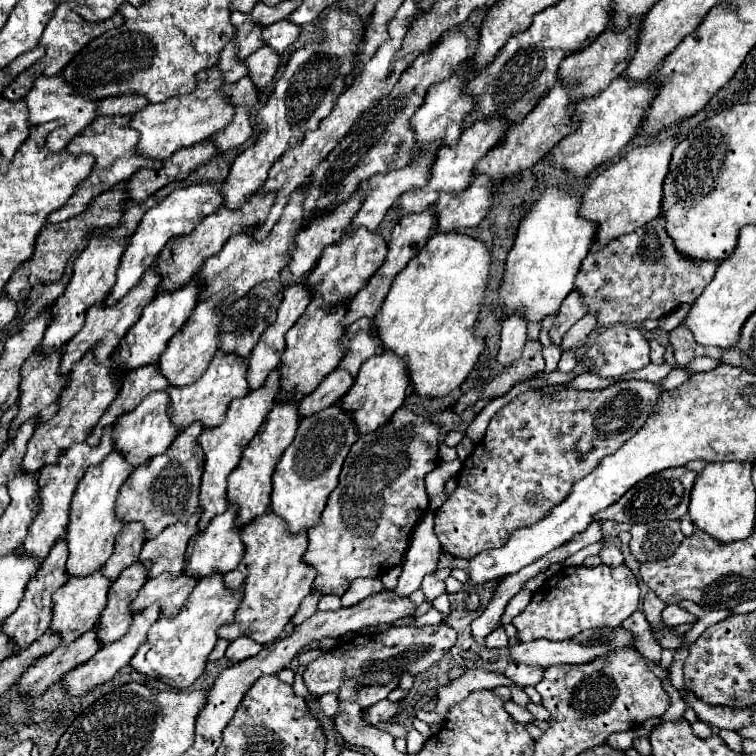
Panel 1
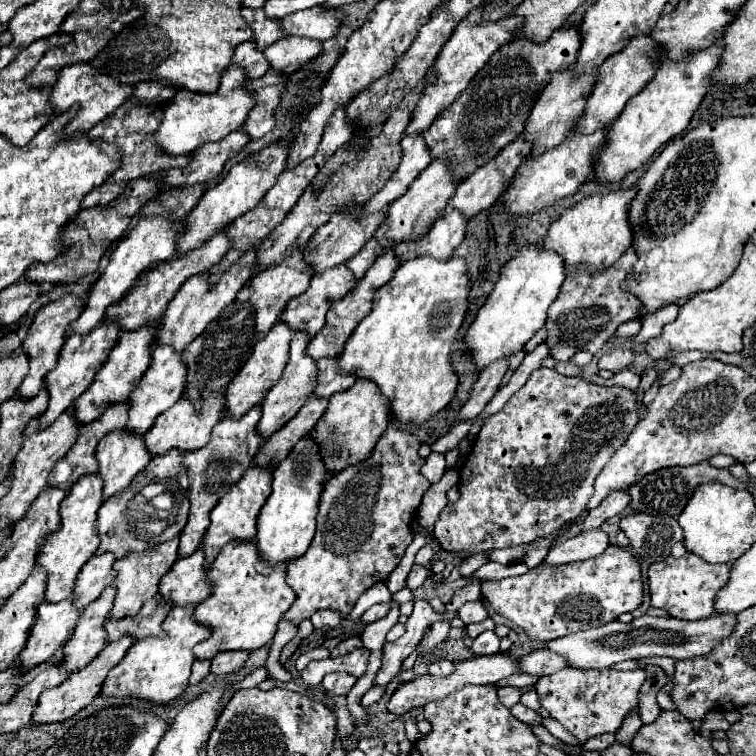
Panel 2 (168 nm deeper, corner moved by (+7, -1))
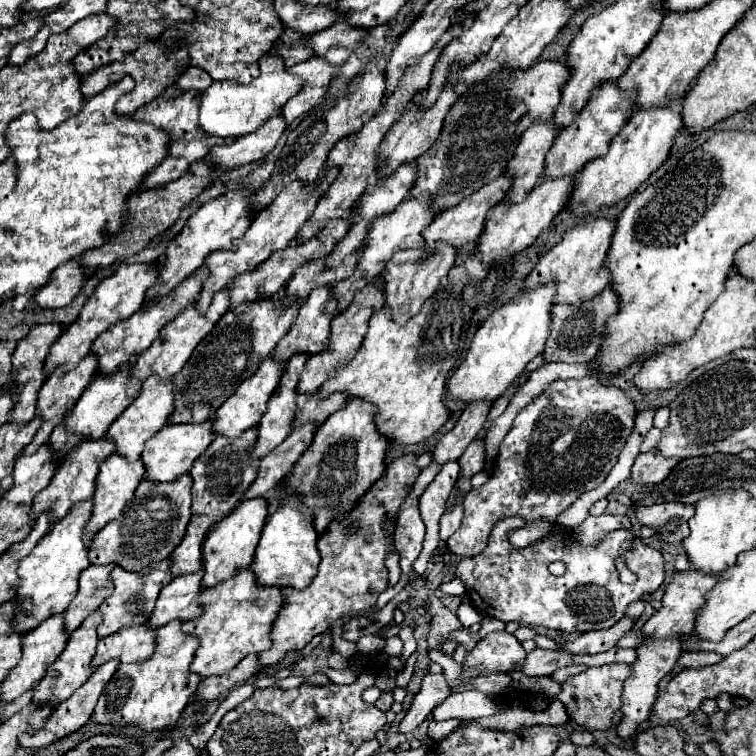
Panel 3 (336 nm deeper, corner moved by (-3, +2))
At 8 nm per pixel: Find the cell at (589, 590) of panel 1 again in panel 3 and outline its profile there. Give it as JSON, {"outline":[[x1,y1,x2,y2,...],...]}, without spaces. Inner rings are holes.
{"outline":[[520,516,507,517,491,532,491,542,483,554,463,558,455,570,471,596,471,604,491,618,503,622,523,622,543,626,561,632,589,632,613,626,625,616,631,602,641,600,645,594,653,594,663,584,663,556,655,548,643,544,629,530,615,530,603,540,603,546,595,550,579,550,573,534,565,530,565,536,553,536,551,540,539,540,523,550,509,546,507,533,522,527,525,521],[623,542,631,542,631,550,623,550],[623,556,627,568,637,576,633,584,623,584,615,570,615,558],[553,560,565,562,565,574,553,576,547,564]]}

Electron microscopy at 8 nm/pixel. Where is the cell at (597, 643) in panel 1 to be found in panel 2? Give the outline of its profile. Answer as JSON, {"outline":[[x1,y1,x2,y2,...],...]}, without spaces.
{"outline":[[641,615,633,619,629,625,613,621,597,629,587,629,571,633,567,637,553,639,545,645,545,649,563,655,571,667,581,667,581,669,605,669,625,659,643,659,651,655,665,655,681,661,681,659,709,655,711,649,717,647,717,643,721,643,725,637,729,637,729,633,733,633,735,623,737,623,735,615,713,615,709,619,699,619,699,621]]}

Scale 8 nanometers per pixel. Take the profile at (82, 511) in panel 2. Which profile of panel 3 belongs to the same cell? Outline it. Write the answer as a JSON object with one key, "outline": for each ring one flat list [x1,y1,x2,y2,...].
{"outline":[[93,500,77,502,65,518,57,520,55,526,39,540,39,544,33,548,33,552,23,558,19,564,19,578,21,584,17,586,17,598,31,598,33,610,31,614,17,614,17,630,29,632,39,622,47,620,55,612,63,612,71,600,77,596,79,590,79,574,91,566,89,562,89,546,85,544,83,536,91,518]]}

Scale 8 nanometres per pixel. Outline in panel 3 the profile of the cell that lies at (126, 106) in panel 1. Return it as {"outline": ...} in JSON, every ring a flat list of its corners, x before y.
{"outline":[[190,66,178,77,175,85,182,91,197,90,203,92,212,83,213,79,203,69]]}

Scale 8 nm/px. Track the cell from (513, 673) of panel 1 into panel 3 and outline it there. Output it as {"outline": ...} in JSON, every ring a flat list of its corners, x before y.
{"outline":[[623,616,621,622,617,622,611,628,587,632,587,634,581,634,573,642,559,644,559,650,567,652,567,654,599,654,599,652,607,652,607,650,611,650,615,646,615,638,619,638,619,634,623,634,623,630,629,630,633,624,635,624,633,618]]}

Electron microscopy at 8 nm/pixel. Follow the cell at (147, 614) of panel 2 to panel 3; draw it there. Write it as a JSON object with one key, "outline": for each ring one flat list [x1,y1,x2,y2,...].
{"outline":[[149,622,141,626,121,628,115,634,109,634,99,640,97,654,93,656,93,666,101,666,111,658,119,658,121,662,147,660,155,652,157,632,149,626]]}

